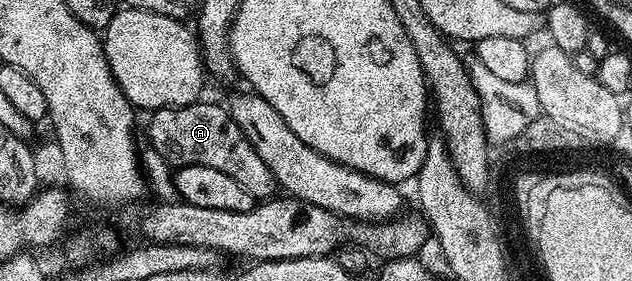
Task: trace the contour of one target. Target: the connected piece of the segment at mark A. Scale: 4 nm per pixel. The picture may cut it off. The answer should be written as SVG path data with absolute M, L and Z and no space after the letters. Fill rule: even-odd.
M199 99L190 105L153 110L149 114L150 122L146 125L146 137L150 140L147 141L149 148L154 149L156 155L160 155L160 159L164 159L172 167L184 165L212 167L215 171L224 171L224 175L236 179L236 183L240 183L240 187L244 187L244 191L248 191L248 195L252 195L255 199L273 198L276 193L276 182L268 167L264 167L264 159L260 159L260 155L252 151L252 145L244 139L242 132L230 118L229 112L223 106L221 109L220 106L206 100Z

